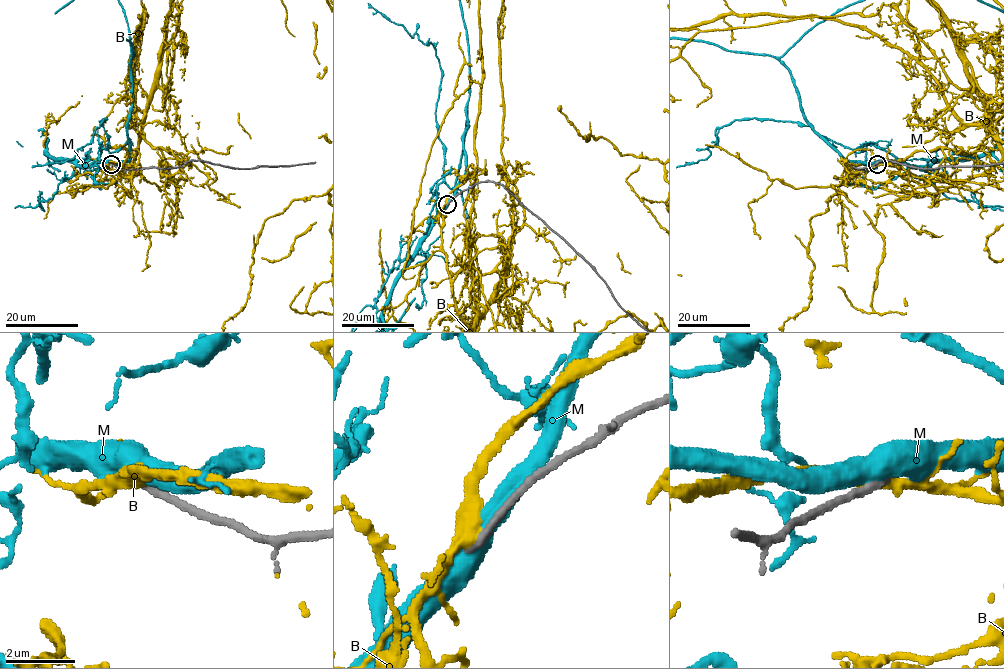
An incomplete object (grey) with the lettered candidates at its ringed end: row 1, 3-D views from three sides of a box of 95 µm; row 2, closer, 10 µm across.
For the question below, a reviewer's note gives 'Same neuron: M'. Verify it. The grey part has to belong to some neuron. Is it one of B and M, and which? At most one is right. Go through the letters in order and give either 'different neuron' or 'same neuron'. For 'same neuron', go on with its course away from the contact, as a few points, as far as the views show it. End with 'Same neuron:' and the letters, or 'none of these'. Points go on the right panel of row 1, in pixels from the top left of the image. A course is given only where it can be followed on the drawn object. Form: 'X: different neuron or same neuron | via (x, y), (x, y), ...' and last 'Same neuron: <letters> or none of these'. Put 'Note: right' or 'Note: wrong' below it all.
B: different neuron
M: same neuron
Same neuron: M
Note: right

